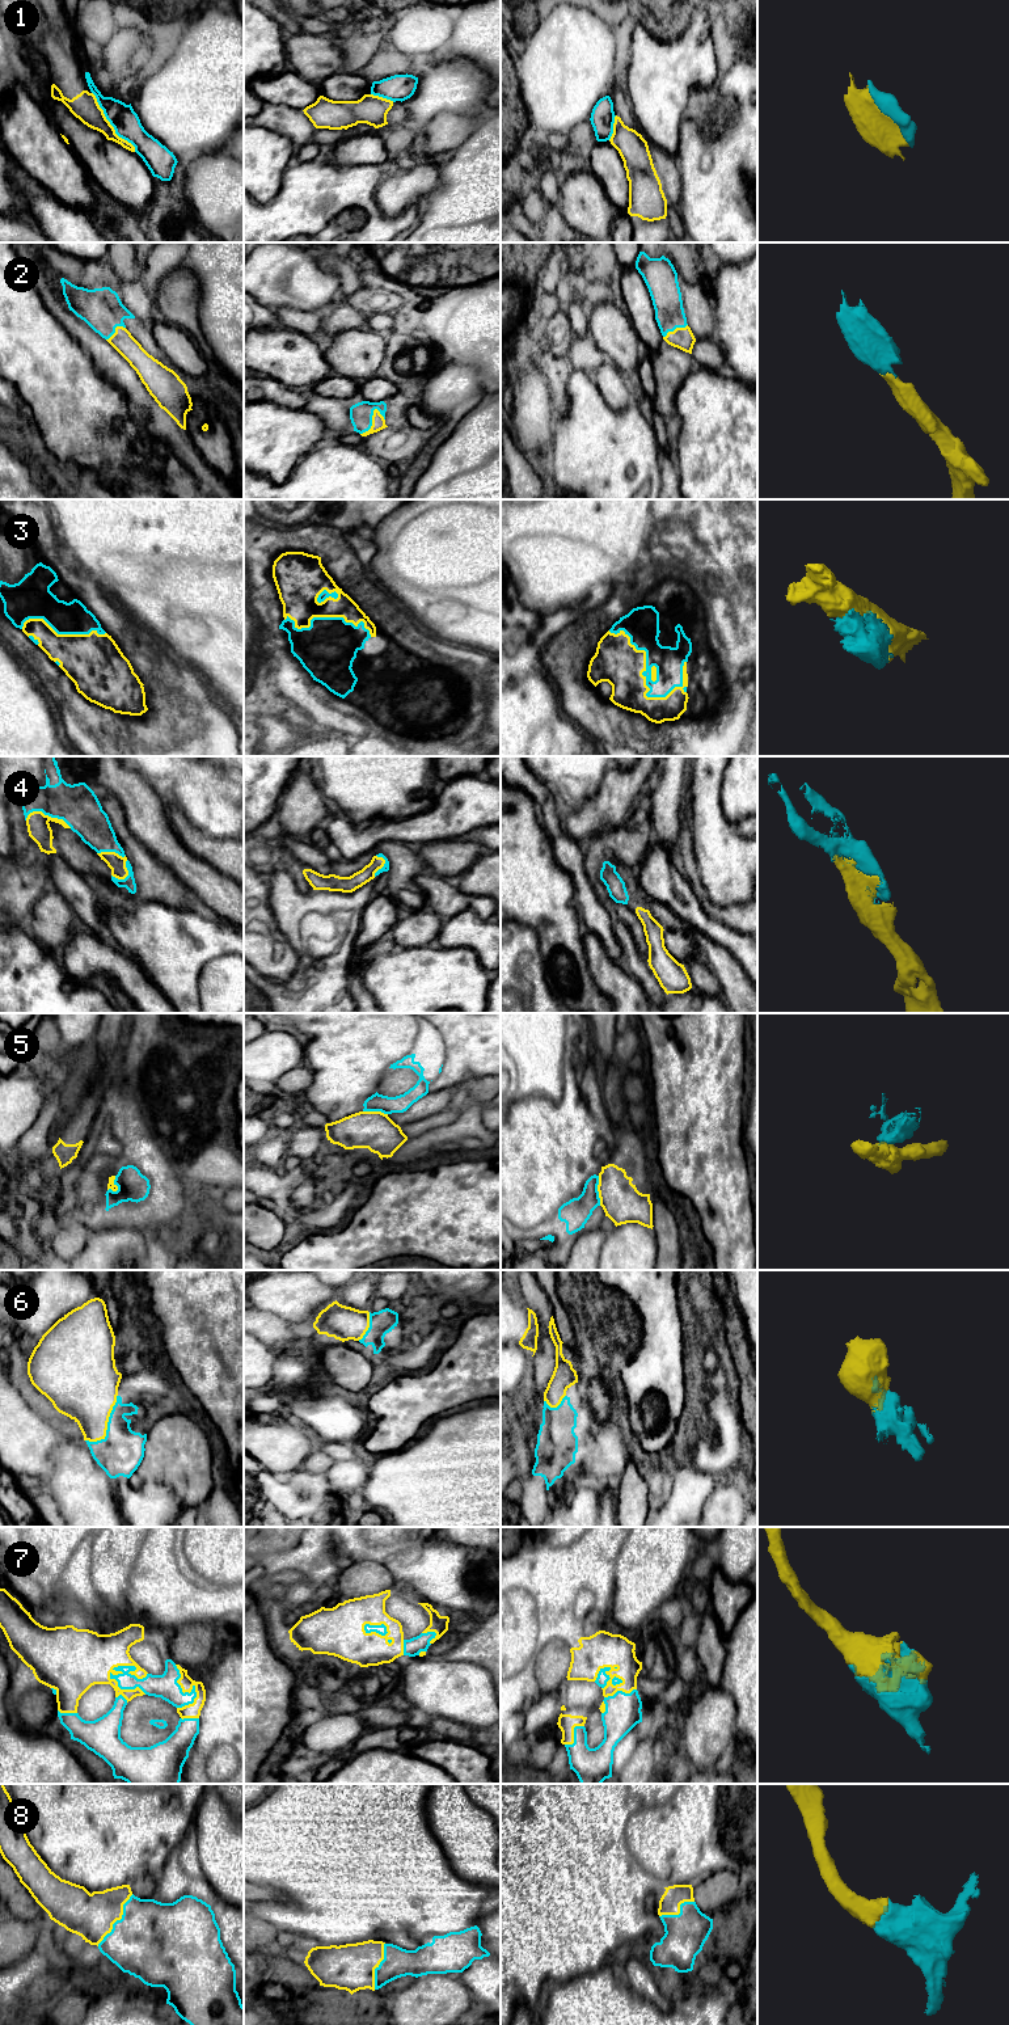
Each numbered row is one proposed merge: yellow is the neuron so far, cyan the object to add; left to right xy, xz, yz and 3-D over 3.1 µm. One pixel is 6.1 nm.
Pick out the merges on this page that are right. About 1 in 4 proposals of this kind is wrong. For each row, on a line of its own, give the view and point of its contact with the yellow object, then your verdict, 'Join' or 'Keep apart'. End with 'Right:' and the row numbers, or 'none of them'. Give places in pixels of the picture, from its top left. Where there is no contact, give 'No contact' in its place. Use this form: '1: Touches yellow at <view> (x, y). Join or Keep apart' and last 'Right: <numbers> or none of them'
1: Touches yellow at xy (109, 123). Keep apart
2: Touches yellow at xz (372, 422). Join
3: Touches yellow at yz (642, 671). Join
4: Touches yellow at xy (47, 815). Join
5: Touches yellow at yz (598, 1190). Keep apart
6: Touches yellow at xy (106, 1425). Join
7: Touches yellow at xy (125, 1690). Join
8: Touches yellow at xy (118, 1919). Join
Right: 2, 3, 4, 6, 7, 8

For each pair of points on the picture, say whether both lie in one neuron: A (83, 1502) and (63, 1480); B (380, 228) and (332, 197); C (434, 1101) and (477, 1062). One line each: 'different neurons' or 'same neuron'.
A: same neuron
B: same neuron
C: different neurons

